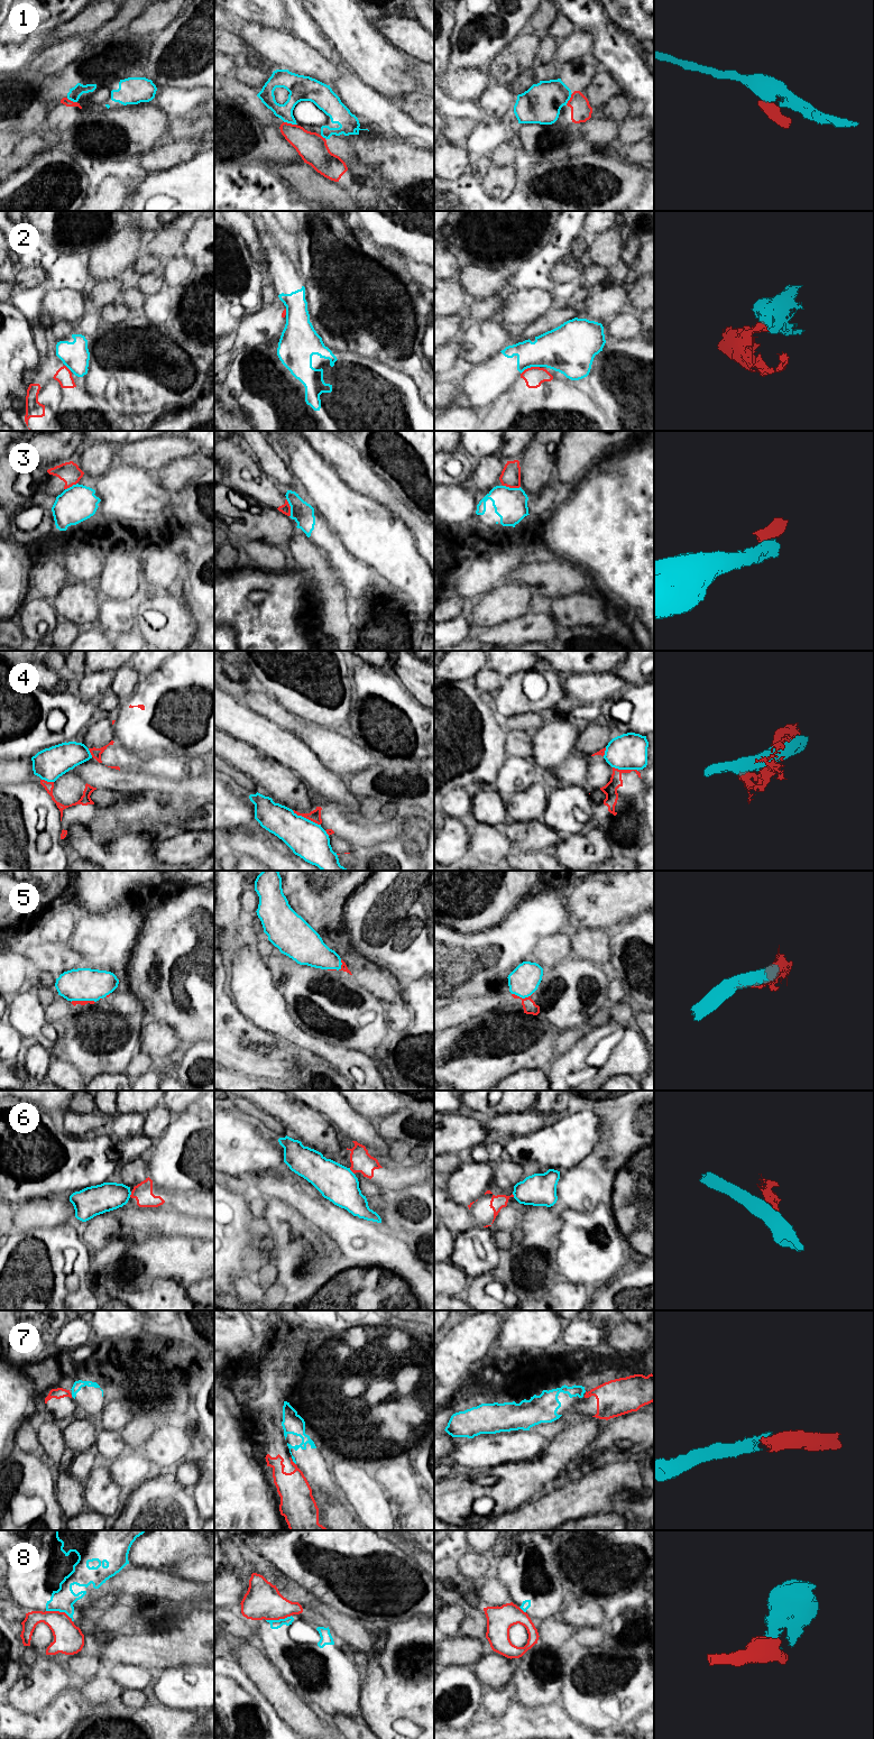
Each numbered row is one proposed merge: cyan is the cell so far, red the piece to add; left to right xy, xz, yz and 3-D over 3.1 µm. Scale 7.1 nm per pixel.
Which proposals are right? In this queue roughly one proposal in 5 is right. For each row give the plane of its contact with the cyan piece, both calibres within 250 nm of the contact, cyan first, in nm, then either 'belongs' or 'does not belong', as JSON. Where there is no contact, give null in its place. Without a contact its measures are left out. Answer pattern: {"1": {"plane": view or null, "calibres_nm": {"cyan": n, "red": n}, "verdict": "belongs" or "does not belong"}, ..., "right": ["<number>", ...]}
{"1": {"plane": "xz", "calibres_nm": {"cyan": 170, "red": 220}, "verdict": "does not belong"}, "2": {"plane": "yz", "calibres_nm": {"cyan": 300, "red": 140}, "verdict": "does not belong"}, "3": {"plane": "xz", "calibres_nm": {"cyan": 160, "red": 70}, "verdict": "does not belong"}, "4": {"plane": "xz", "calibres_nm": {"cyan": 260, "red": 90}, "verdict": "does not belong"}, "5": {"plane": "xy", "calibres_nm": {"cyan": 240, "red": 40}, "verdict": "belongs"}, "6": {"plane": "xz", "calibres_nm": {"cyan": 260, "red": 160}, "verdict": "does not belong"}, "7": {"plane": "xz", "calibres_nm": {"cyan": 110, "red": 220}, "verdict": "does not belong"}, "8": {"plane": "xy", "calibres_nm": {"cyan": 160, "red": 220}, "verdict": "does not belong"}, "right": ["5"]}

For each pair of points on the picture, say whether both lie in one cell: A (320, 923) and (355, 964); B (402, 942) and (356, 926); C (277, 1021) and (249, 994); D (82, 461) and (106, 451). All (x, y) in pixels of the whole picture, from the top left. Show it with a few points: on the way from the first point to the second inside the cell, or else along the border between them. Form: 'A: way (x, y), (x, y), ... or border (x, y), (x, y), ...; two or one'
A: way (324, 935), (330, 937), (346, 953); one
B: way (392, 950), (384, 950), (367, 934); one
C: way (270, 1014), (256, 1000); one
D: way (88, 461), (93, 461), (100, 456); one

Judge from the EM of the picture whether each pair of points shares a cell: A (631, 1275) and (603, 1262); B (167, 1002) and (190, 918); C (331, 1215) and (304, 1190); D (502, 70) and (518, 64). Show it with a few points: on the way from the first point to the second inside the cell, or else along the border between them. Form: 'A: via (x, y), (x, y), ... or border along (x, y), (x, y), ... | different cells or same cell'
A: border along (614, 1276), (603, 1285) | different cells
B: via (163, 981), (163, 945), (168, 939) | same cell
C: via (327, 1207), (320, 1201), (312, 1198) | same cell
D: via (506, 66), (514, 64) | same cell

